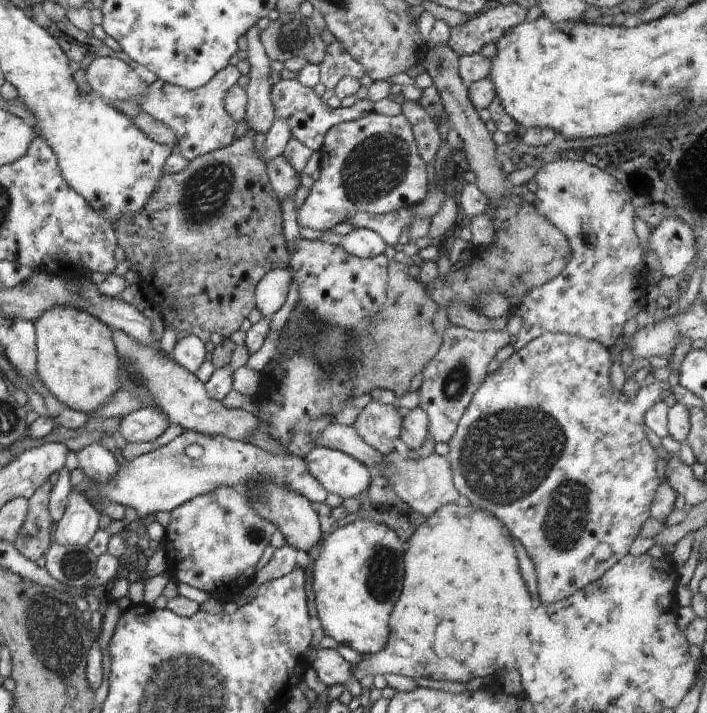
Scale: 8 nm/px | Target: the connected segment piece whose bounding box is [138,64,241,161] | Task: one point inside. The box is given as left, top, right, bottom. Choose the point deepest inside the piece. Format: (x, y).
(198, 117)

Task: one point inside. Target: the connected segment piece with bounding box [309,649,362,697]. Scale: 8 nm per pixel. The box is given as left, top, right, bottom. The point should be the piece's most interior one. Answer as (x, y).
(331, 668)

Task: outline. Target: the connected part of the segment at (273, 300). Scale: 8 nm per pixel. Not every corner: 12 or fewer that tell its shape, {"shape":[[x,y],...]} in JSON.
{"shape":[[288,269],[267,272],[256,285],[255,306],[271,318],[288,300]]}

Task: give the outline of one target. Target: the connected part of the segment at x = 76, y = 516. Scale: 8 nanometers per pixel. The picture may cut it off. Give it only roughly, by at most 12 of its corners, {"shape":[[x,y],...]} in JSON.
{"shape":[[72,487],[54,540],[85,545],[100,529],[101,513]]}

